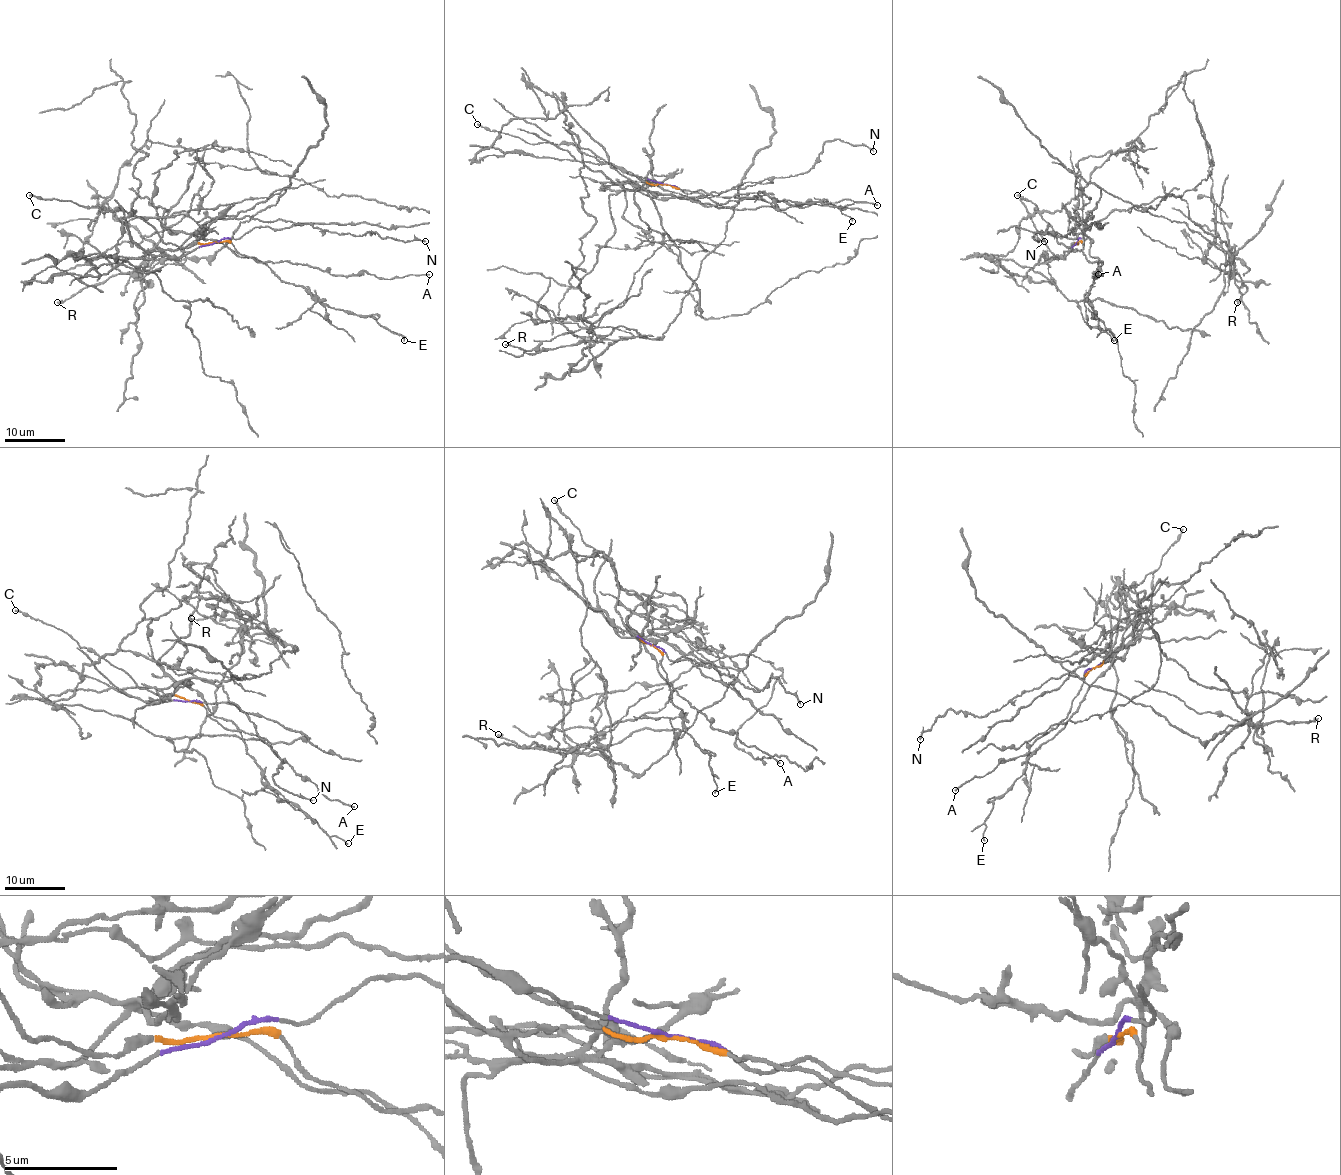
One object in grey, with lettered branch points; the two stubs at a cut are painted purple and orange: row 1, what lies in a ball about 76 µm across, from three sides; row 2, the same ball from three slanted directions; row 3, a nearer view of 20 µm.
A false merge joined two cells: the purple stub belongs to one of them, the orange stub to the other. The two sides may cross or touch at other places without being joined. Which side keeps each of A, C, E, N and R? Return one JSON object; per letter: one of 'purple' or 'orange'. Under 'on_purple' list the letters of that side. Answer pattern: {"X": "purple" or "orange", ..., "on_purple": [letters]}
{"A": "orange", "C": "orange", "E": "purple", "N": "purple", "R": "purple", "on_purple": ["E", "N", "R"]}

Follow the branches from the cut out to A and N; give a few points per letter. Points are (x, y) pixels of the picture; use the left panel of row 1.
A: (215, 243), (228, 241), (242, 255), (260, 262), (284, 261), (331, 274), (370, 273), (382, 279), (429, 274)
N: (215, 243), (182, 256), (136, 259), (176, 250), (209, 221), (246, 215), (426, 241)

